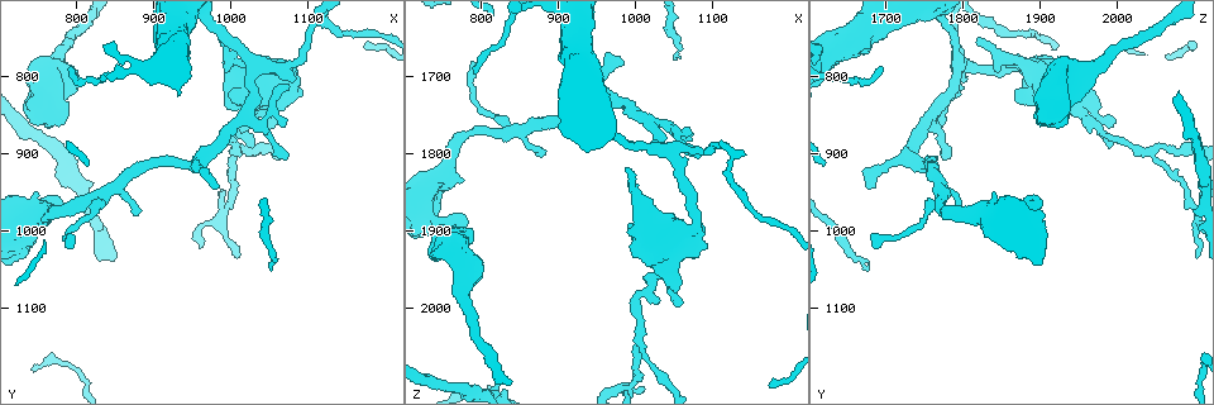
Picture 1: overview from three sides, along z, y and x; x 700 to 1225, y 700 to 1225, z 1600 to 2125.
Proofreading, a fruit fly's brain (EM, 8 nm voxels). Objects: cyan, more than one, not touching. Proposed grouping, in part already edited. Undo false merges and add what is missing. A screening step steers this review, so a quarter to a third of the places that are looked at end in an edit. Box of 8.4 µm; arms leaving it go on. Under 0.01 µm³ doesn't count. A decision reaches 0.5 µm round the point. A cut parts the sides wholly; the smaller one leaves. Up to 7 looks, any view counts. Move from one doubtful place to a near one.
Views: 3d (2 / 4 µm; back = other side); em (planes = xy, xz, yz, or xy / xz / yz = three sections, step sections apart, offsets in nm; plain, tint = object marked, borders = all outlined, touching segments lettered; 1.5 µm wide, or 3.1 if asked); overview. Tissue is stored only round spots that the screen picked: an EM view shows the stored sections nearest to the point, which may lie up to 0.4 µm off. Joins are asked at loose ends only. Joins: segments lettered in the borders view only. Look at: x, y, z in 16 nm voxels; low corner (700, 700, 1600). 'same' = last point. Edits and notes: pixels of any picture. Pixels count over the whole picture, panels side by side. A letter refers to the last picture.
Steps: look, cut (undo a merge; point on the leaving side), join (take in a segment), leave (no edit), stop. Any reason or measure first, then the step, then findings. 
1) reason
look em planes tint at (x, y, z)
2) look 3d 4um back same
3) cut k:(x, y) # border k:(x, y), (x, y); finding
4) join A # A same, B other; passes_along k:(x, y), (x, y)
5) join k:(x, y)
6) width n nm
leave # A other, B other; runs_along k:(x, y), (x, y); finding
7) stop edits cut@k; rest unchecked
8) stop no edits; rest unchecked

look 3d 4um at (835, 950, 1770)

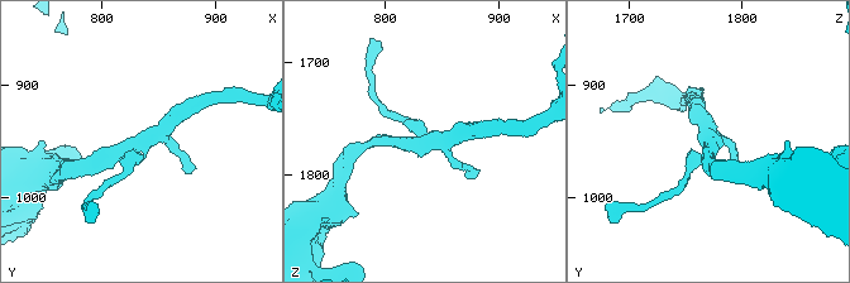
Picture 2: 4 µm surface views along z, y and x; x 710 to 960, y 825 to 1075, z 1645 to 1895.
need the tissue
look em planes tint at (836, 952, 1770)

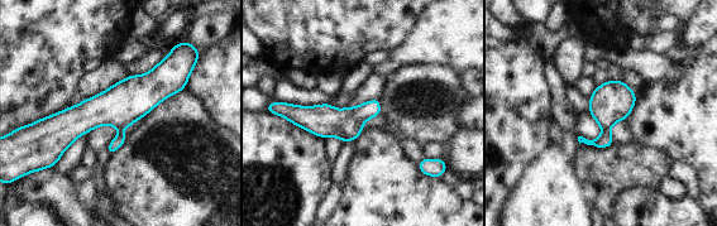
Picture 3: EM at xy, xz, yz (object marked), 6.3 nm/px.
look em planes borders same

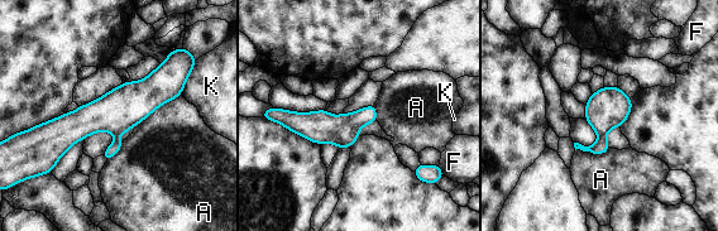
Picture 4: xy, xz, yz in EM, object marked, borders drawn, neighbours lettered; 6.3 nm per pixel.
leave # A other, F other, K other; border 4:(181, 94), (156, 107), (135, 125); all the same neuron

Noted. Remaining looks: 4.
calibre changes
look 3d 2um at (1020, 860, 1970)

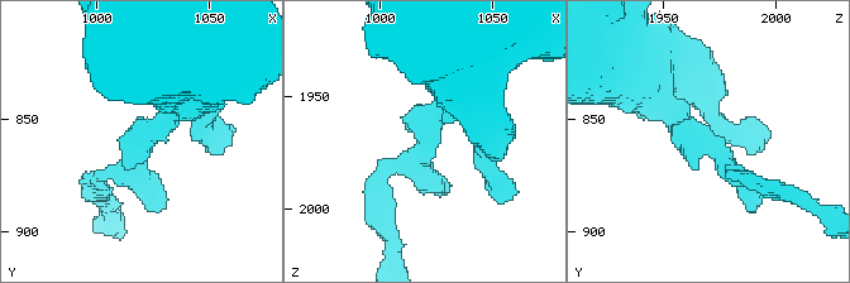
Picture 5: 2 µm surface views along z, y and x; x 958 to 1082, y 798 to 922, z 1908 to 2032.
look em xz step 4 tint at (1019, 864, 1974)

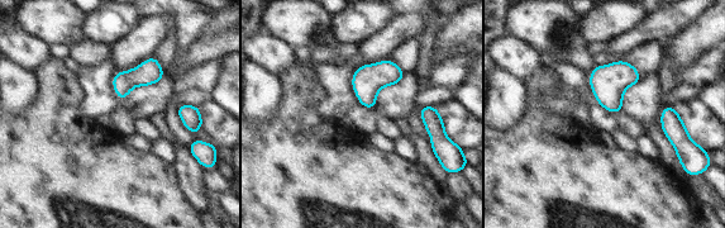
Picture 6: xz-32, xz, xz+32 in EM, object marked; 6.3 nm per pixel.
see the neighbours
look em xz step 4 borders same

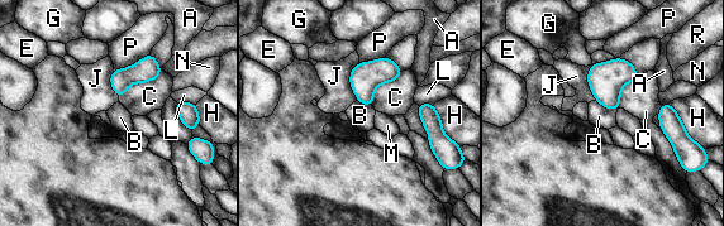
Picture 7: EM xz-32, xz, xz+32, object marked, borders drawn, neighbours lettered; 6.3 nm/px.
width 100 nm; longest_contact C 320 nm
leave # A other, B other, C other, E other, G other, H other, J other, L other, M other, N other, P other, R other; all the same neuron

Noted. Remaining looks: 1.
free end
look em xy step 8 borders at (795, 790, 1690)

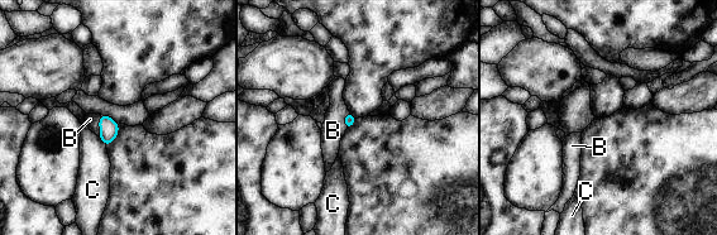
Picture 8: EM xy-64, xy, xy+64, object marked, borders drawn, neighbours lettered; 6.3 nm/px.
width 70 nm
join B # B same, C other; passes_along 8:(109, 128), (100, 125), (90, 119); the neuron continues

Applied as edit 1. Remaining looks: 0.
stop edits join@8; rest unchecked

